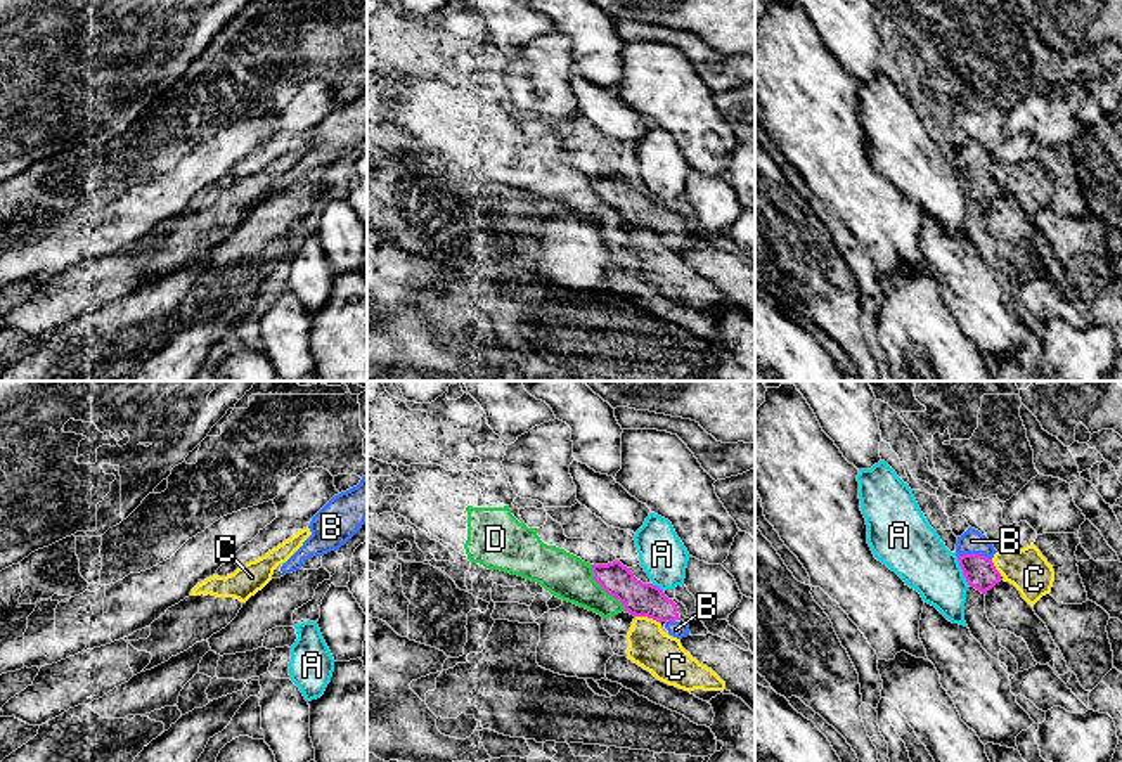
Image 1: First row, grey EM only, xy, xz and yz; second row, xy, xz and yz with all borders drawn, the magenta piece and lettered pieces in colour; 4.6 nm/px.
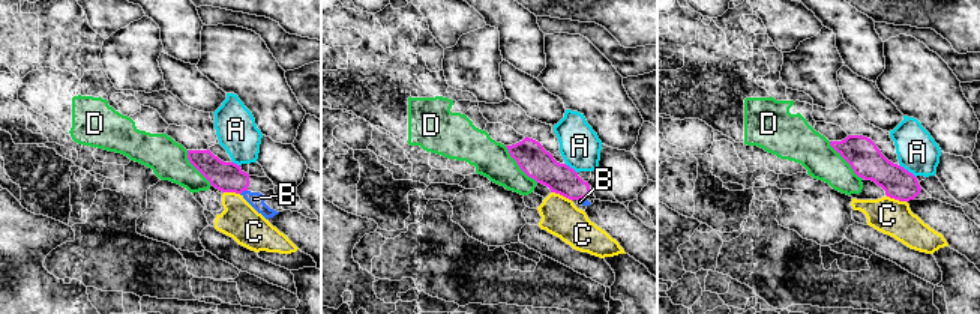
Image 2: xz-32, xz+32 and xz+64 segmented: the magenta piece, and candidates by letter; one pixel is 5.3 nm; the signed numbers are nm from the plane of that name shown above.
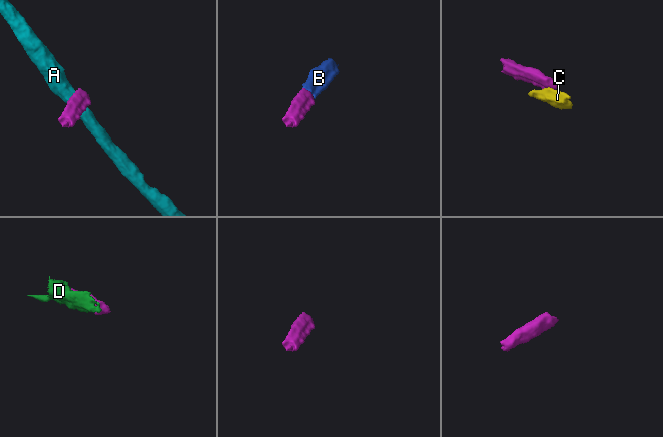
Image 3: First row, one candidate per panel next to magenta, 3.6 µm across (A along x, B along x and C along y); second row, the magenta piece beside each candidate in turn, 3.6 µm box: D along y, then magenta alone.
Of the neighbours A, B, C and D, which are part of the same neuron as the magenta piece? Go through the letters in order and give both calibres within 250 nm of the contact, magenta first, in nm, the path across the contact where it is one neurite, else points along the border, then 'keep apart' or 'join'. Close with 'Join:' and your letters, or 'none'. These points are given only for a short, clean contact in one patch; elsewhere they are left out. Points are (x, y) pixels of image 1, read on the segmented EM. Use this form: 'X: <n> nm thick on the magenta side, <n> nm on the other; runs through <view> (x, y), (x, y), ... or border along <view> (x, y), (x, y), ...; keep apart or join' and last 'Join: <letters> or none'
A: 140 nm thick on the magenta side, 260 nm on the other; border along yz (956, 556), (968, 584); keep apart
B: 140 nm thick on the magenta side, 110 nm on the other; runs through yz (979, 570), (975, 555), (972, 541); join
C: 160 nm thick on the magenta side, 200 nm on the other; border along xz (636, 615), (646, 615), (660, 624); keep apart
D: 160 nm thick on the magenta side, 200 nm on the other; keep apart
Join: B

